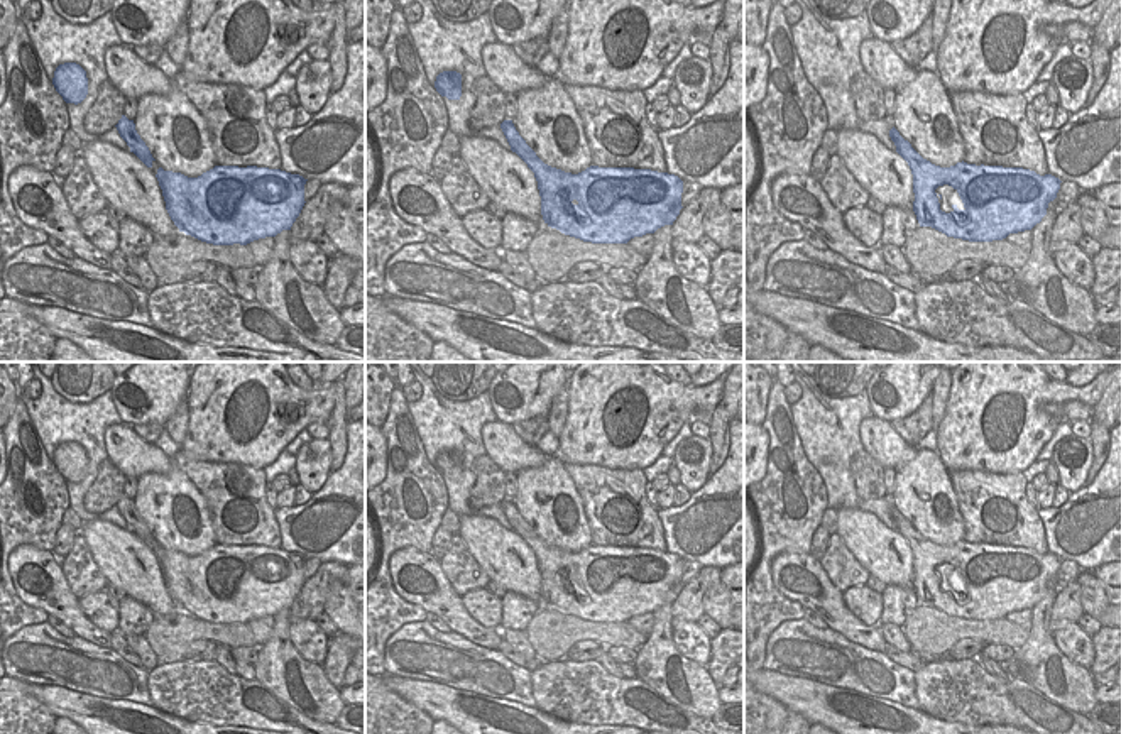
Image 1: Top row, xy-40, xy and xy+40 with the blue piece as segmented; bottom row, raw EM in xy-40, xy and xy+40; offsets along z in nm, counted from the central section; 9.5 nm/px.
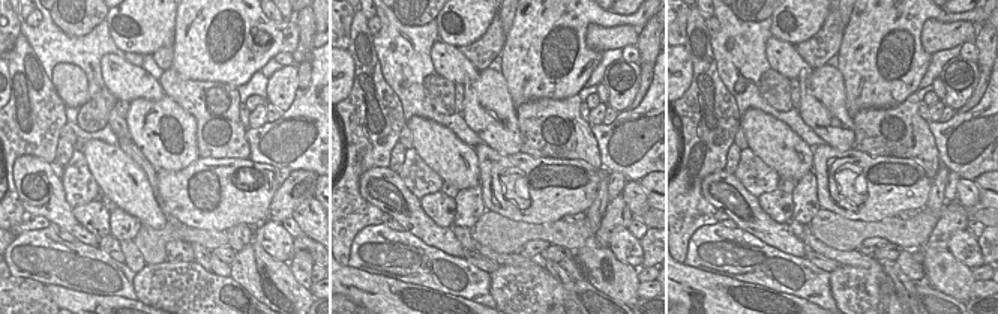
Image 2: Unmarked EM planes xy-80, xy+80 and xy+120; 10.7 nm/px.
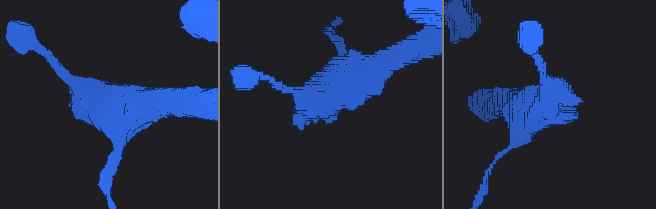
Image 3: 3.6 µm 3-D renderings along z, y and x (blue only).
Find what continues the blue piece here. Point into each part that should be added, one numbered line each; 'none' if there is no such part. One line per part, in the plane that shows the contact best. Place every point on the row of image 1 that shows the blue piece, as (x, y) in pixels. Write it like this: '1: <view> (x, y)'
1: xy+40 (949, 195)

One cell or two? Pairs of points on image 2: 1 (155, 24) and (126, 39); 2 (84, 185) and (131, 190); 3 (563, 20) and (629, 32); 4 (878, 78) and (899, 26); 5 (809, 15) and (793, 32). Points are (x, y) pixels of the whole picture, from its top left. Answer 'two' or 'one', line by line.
1: one
2: two
3: two
4: one
5: one

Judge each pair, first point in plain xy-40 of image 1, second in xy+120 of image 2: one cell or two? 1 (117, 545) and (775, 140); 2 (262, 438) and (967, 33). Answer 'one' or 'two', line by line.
1: one
2: two

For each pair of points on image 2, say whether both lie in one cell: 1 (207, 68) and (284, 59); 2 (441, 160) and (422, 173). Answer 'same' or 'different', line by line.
1: different
2: different

